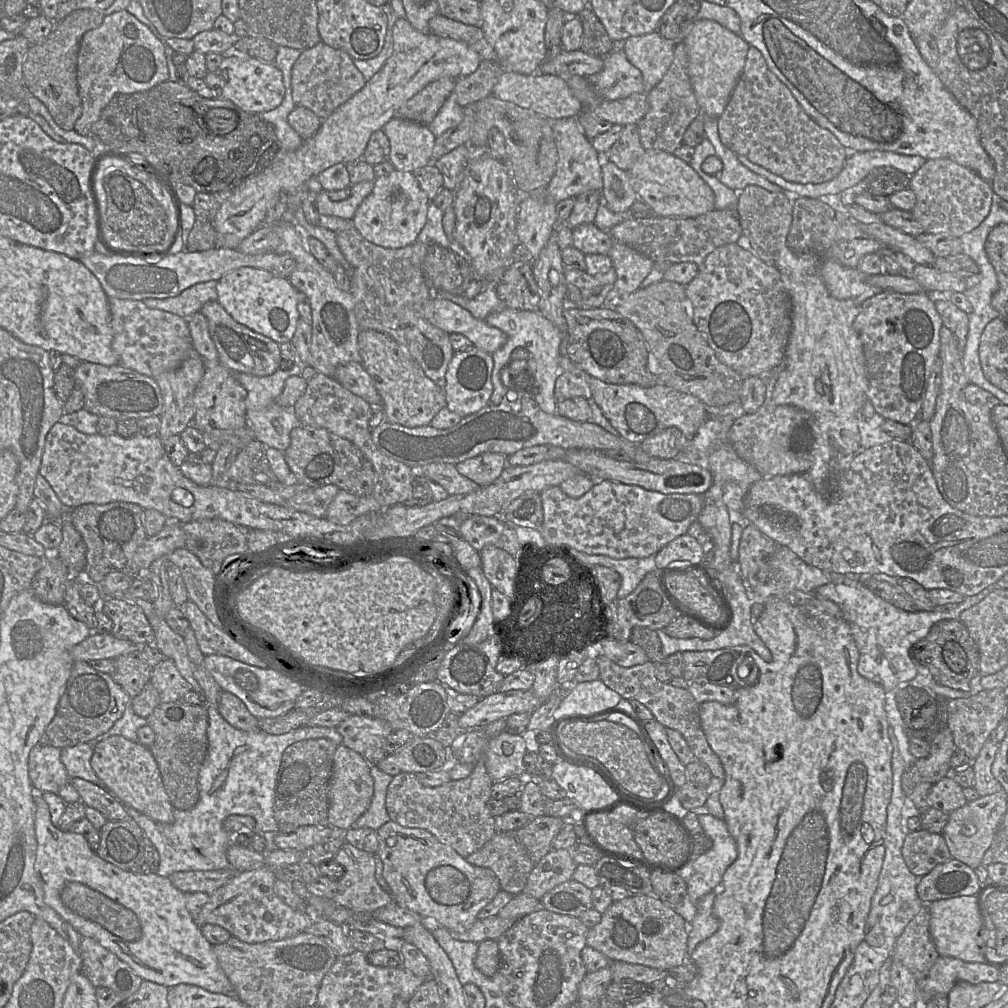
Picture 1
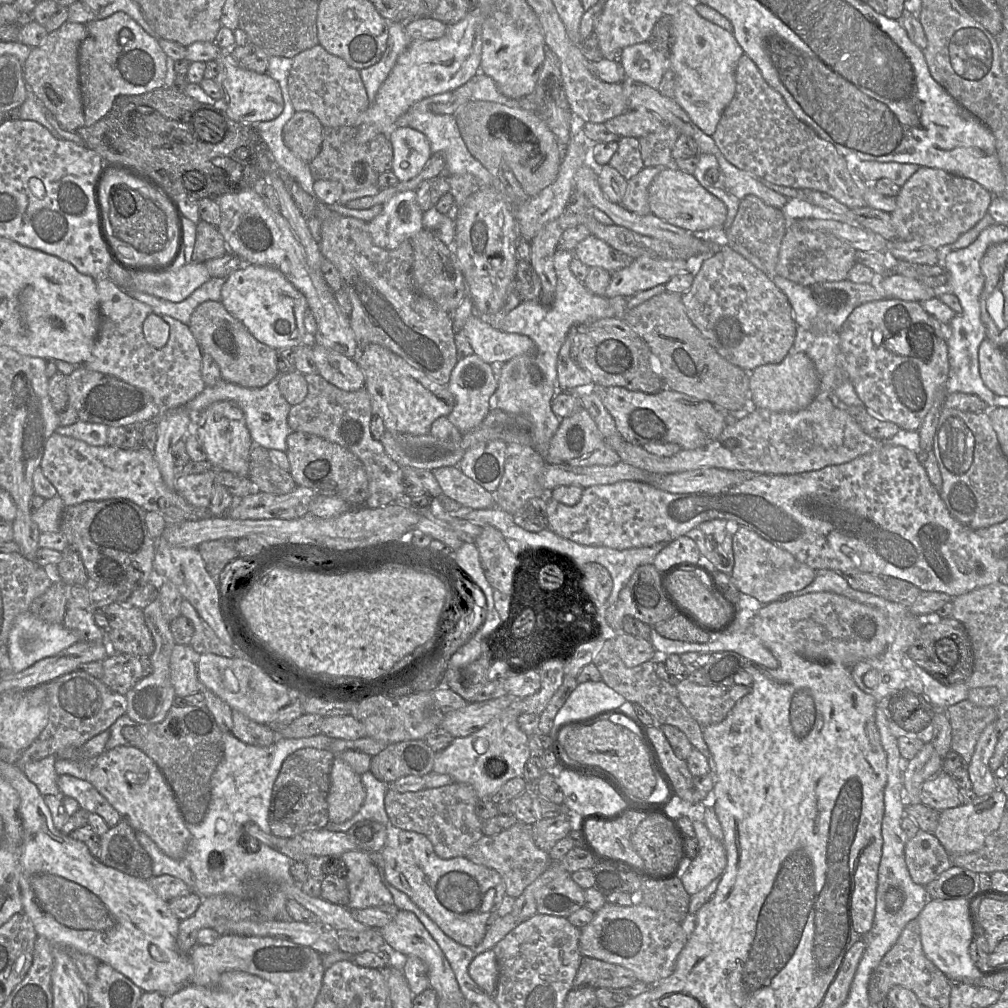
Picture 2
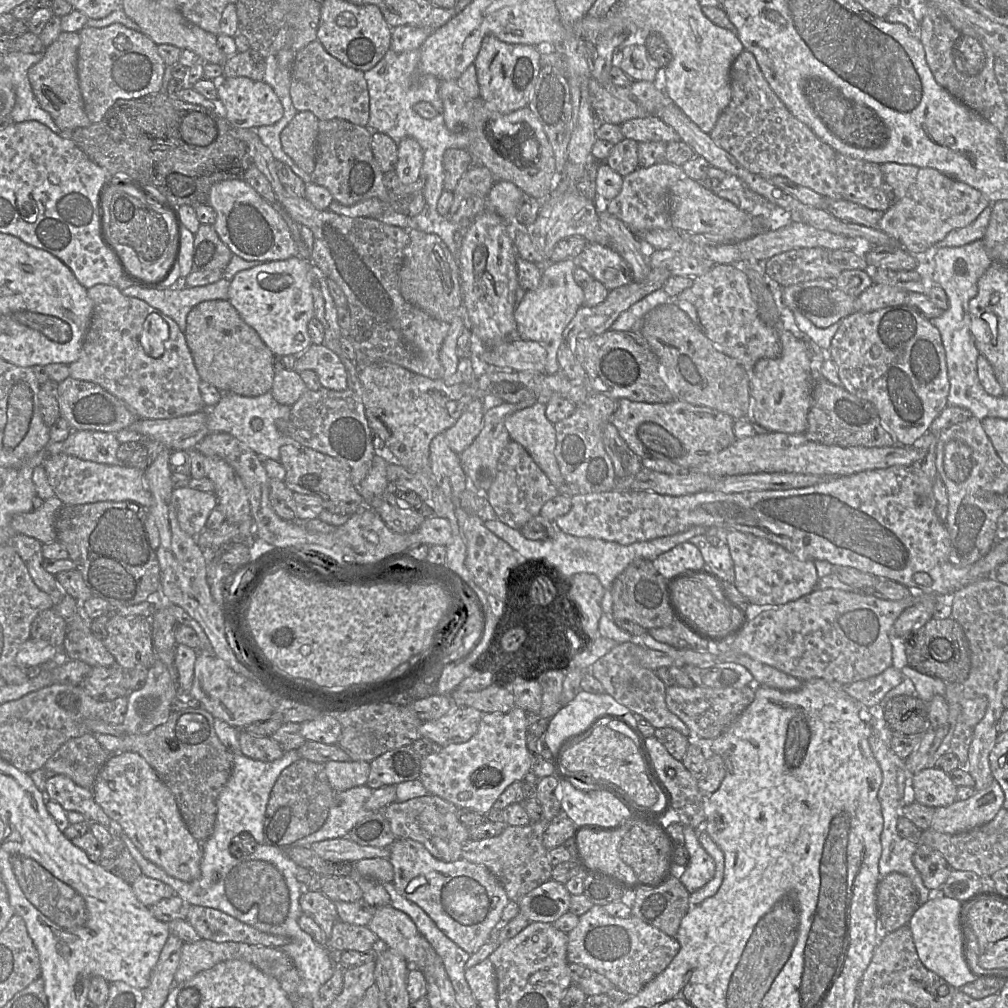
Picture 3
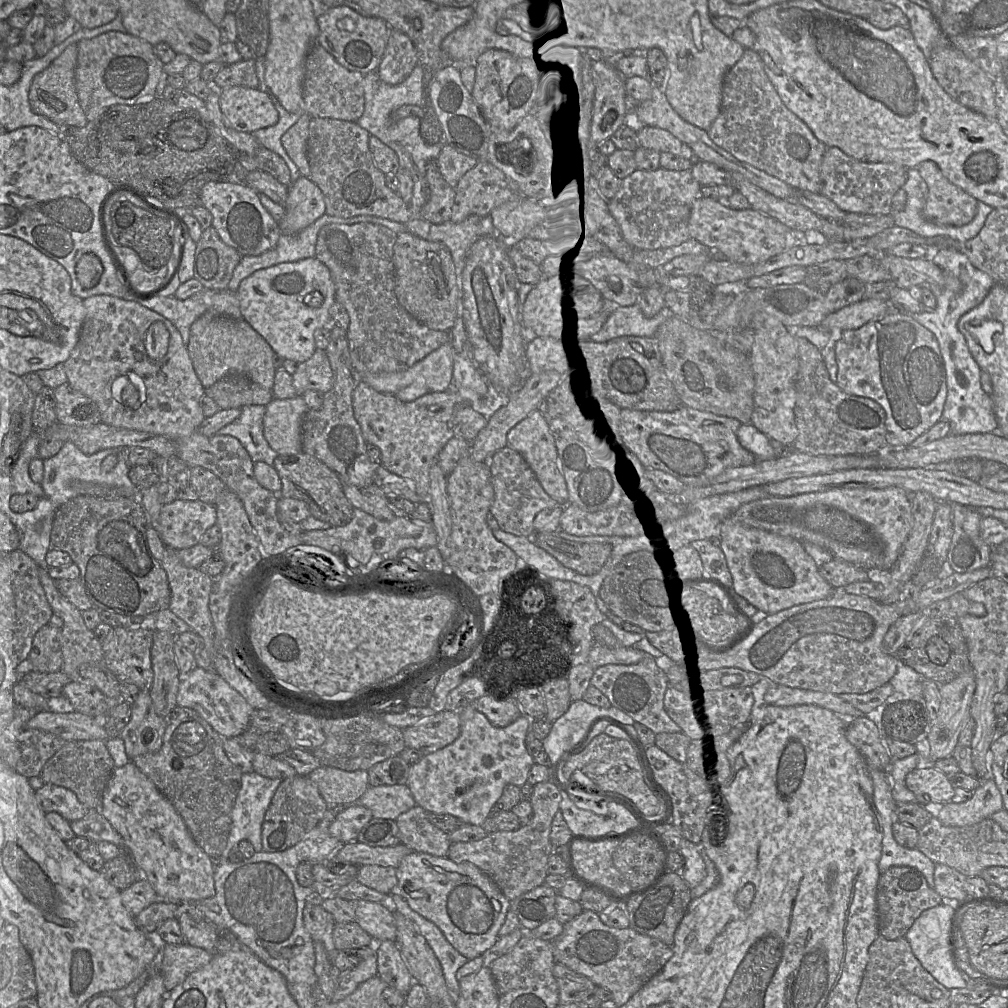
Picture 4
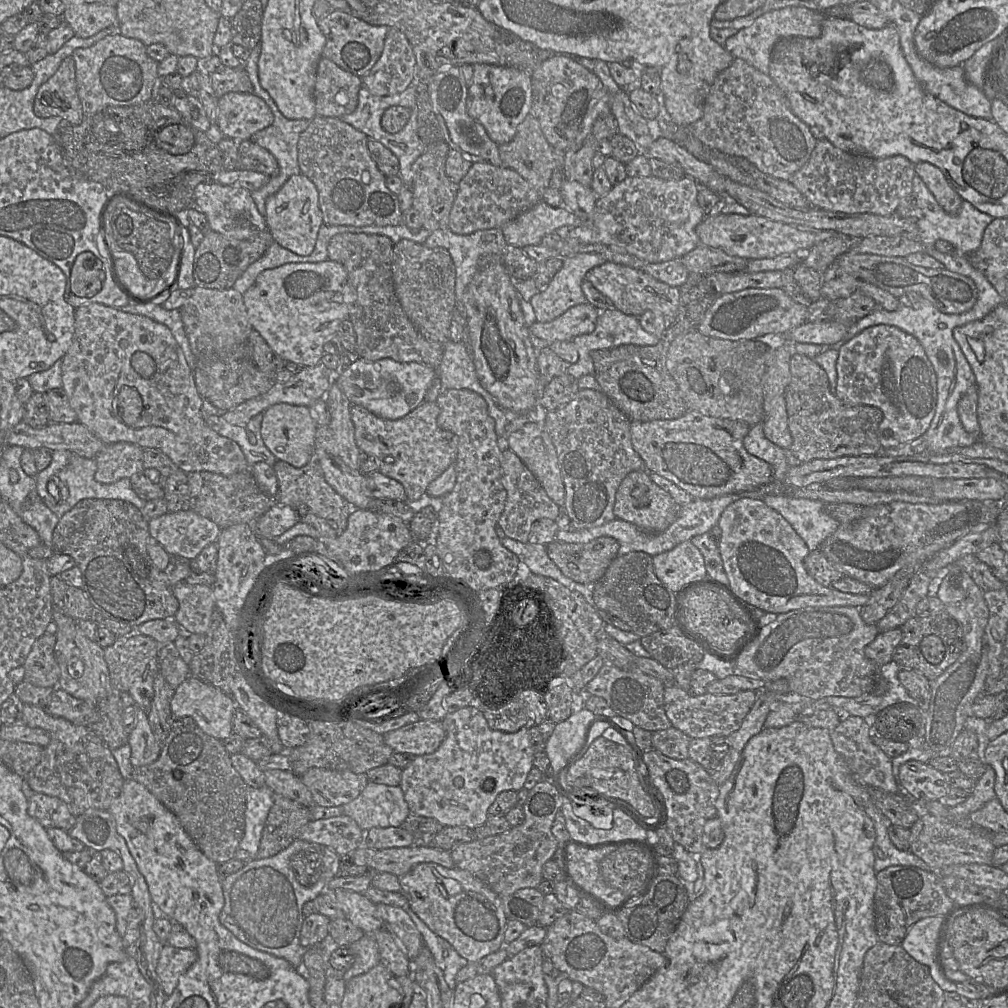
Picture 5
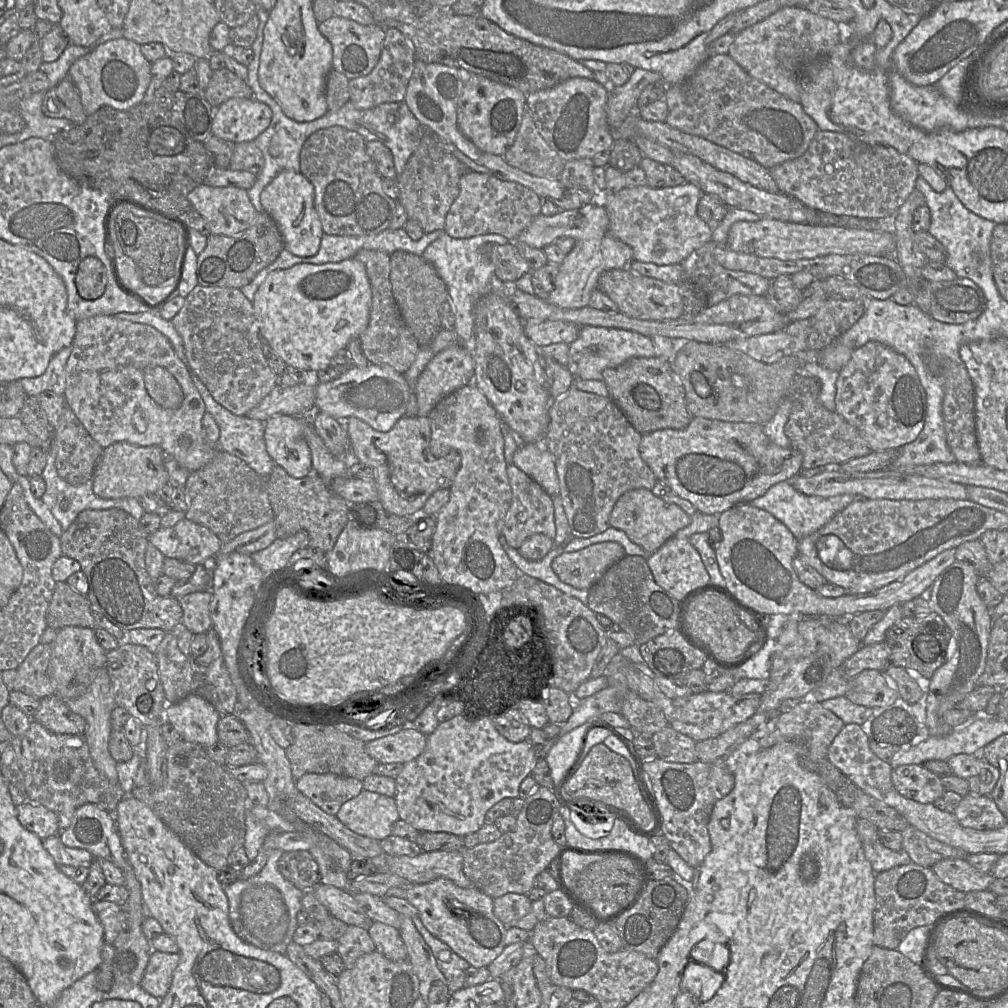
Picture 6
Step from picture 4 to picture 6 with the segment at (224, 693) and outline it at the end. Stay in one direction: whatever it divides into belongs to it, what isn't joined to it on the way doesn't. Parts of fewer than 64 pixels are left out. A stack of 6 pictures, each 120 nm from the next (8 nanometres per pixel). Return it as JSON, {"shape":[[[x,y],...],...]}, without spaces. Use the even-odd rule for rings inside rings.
{"shape":[[[191,692],[176,703],[168,703],[165,722],[170,722],[181,738],[210,746],[218,742],[217,723],[221,715],[203,697]]]}

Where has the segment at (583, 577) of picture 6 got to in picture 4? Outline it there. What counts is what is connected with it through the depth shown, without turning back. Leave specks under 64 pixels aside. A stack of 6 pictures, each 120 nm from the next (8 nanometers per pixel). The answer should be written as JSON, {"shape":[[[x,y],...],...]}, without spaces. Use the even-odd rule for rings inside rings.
{"shape":[[[560,525],[557,531],[535,533],[535,544],[544,549],[563,566],[585,576],[598,573],[609,558],[612,546],[608,543],[579,543],[570,541],[558,535]]]}

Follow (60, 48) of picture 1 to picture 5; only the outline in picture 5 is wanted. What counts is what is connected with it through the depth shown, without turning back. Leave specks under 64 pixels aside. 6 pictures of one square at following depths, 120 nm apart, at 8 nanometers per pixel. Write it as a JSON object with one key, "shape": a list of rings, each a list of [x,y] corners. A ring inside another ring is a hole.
{"shape":[[[71,56],[66,57],[57,71],[38,89],[34,99],[34,113],[41,118],[61,117],[67,125],[79,125],[85,115],[77,93],[75,62]]]}

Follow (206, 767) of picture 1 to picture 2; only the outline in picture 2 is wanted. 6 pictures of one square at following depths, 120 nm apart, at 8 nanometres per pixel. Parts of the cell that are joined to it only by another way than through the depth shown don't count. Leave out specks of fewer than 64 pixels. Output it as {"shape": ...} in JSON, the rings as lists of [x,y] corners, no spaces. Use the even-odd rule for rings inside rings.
{"shape":[[[224,732],[222,741],[224,755],[211,776],[211,799],[208,812],[200,824],[185,823],[191,833],[191,840],[184,857],[175,860],[164,854],[155,842],[144,832],[135,831],[136,838],[152,860],[153,876],[171,875],[185,882],[191,891],[197,889],[193,882],[218,878],[218,870],[224,869],[224,859],[228,859],[227,848],[238,848],[244,834],[244,825],[254,822],[266,834],[271,834],[268,820],[273,785],[286,757],[302,748],[327,749],[332,742],[322,733],[307,738],[278,737],[269,746],[253,746],[236,738],[232,732]]]}

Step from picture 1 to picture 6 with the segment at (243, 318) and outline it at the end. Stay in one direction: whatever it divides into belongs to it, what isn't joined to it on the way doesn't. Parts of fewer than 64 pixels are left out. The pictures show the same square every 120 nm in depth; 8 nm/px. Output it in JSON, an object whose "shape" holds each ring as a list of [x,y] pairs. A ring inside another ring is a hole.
{"shape":[[[351,258],[321,265],[301,263],[289,269],[273,271],[257,289],[252,306],[260,336],[287,365],[319,371],[331,365],[335,354],[365,331],[371,303],[372,292],[365,266]]]}

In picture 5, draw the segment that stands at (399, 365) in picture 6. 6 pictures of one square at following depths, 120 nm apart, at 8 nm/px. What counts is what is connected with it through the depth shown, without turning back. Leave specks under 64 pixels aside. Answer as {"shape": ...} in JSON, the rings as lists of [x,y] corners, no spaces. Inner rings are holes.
{"shape":[[[339,233],[328,244],[328,260],[342,264],[348,274],[349,286],[356,295],[350,321],[356,334],[356,355],[359,359],[378,361],[392,359],[399,363],[417,362],[437,369],[444,354],[444,344],[427,341],[414,327],[403,311],[394,291],[392,248],[390,238],[366,233]]]}

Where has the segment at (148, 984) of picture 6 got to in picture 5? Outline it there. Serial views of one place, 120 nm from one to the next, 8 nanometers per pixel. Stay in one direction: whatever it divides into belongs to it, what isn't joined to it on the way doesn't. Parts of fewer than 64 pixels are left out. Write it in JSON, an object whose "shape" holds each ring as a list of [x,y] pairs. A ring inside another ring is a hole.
{"shape":[[[170,945],[162,946],[156,972],[167,997],[173,993],[180,977],[197,959],[196,949],[179,949]]]}

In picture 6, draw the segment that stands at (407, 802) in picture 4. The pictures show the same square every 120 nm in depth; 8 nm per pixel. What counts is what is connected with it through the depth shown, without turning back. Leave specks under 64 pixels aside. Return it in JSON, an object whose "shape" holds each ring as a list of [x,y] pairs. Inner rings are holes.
{"shape":[[[365,789],[342,804],[336,816],[353,832],[377,840],[390,836],[393,824],[400,819],[395,797],[388,797]]]}

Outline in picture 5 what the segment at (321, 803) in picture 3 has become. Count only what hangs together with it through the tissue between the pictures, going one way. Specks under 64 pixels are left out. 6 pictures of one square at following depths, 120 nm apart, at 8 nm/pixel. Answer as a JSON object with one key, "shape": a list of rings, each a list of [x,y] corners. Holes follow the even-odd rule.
{"shape":[[[275,795],[275,802],[267,816],[258,849],[257,858],[269,858],[287,848],[299,837],[299,831],[311,821],[311,811],[308,807],[283,796]]]}

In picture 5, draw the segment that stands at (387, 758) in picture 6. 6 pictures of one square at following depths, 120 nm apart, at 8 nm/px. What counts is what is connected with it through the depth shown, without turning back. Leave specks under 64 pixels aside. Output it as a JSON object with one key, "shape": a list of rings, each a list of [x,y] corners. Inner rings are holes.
{"shape":[[[420,719],[383,736],[385,743],[395,753],[421,756],[434,753],[443,742],[446,733],[442,721]]]}

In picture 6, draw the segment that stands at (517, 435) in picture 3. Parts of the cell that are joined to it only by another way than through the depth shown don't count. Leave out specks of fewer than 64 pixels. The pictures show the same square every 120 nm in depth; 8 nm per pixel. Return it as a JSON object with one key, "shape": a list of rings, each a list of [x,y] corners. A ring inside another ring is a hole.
{"shape":[[[544,441],[520,444],[514,452],[513,464],[539,484],[549,496],[560,495],[555,459]]]}

